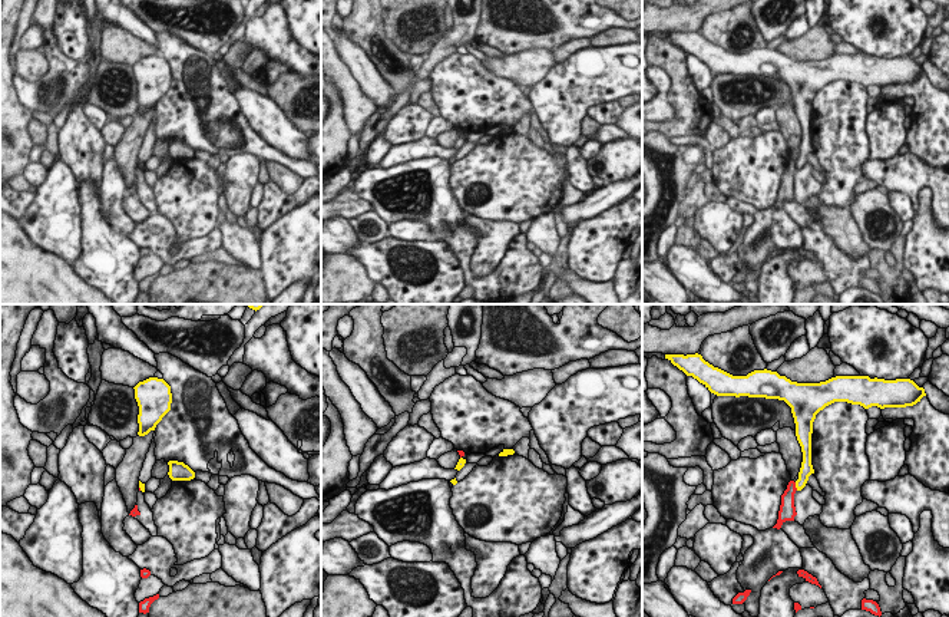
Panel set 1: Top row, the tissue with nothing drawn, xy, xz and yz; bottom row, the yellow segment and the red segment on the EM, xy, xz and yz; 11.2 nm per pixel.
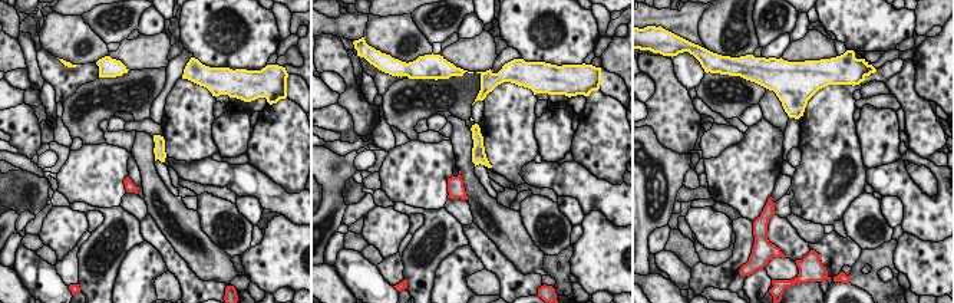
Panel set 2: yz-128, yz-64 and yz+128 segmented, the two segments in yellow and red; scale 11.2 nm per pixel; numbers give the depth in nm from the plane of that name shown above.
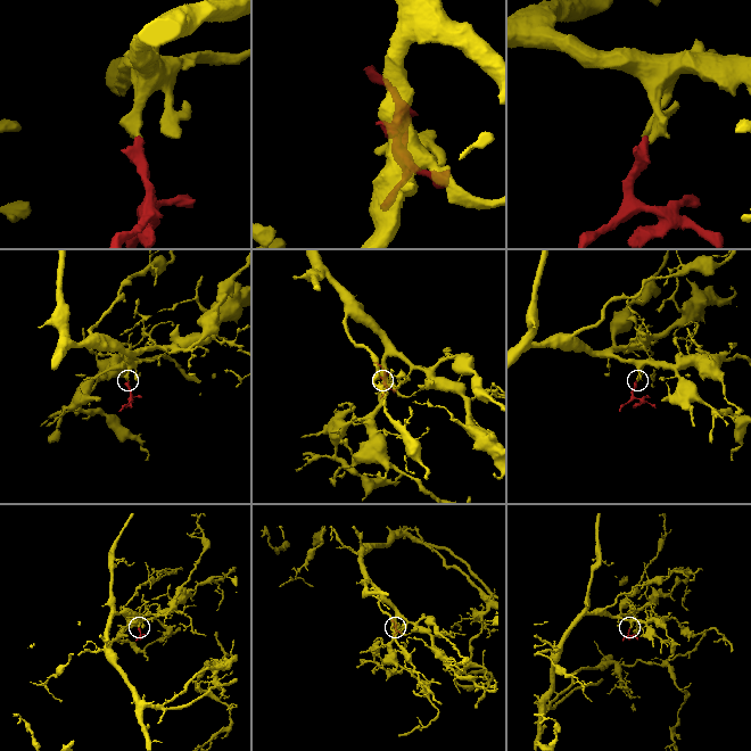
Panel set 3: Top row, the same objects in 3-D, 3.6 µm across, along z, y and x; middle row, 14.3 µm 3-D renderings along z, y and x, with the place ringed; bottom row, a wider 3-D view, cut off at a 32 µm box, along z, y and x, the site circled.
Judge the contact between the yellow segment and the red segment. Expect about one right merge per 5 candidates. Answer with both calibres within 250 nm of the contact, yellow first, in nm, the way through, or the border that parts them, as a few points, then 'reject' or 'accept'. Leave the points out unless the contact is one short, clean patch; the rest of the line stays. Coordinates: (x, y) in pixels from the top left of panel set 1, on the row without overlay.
140 nm thick on the yellow side, 160 nm on the other; reject

